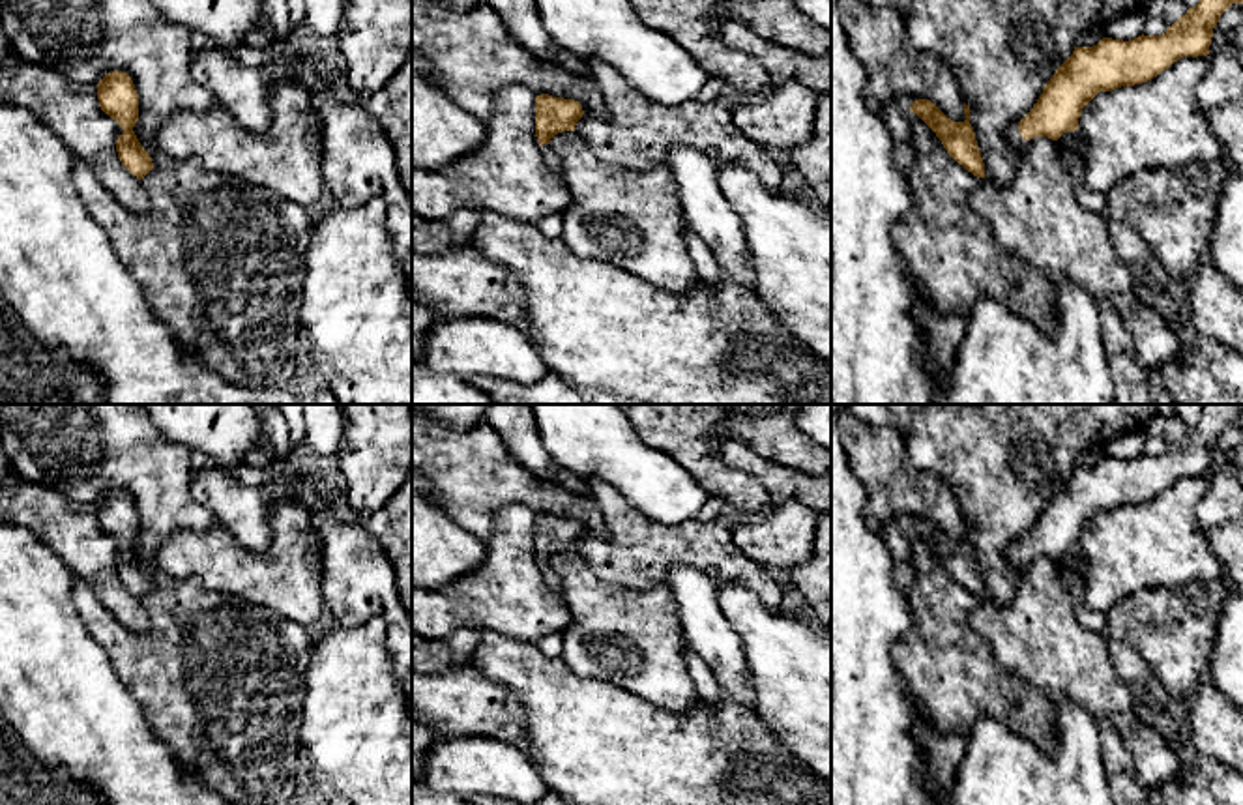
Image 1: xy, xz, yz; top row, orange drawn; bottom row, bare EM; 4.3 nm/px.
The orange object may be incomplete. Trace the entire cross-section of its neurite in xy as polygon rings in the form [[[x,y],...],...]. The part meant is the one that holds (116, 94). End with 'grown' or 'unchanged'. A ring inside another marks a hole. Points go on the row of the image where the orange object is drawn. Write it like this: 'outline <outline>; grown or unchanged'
outline [[[110,71],[97,82],[97,99],[105,114],[118,122],[124,133],[116,140],[122,165],[139,180],[152,168],[150,154],[140,146],[133,127],[139,120],[139,94],[131,77],[124,71]]]; unchanged

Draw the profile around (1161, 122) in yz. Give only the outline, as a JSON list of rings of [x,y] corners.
[[[1183,56],[1148,82],[1099,92],[1082,109],[1076,129],[1086,144],[1084,187],[1104,197],[1118,182],[1144,168],[1221,163],[1224,148],[1196,95],[1207,66],[1207,56]]]

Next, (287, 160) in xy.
[[[292,79],[268,90],[271,122],[264,135],[253,135],[219,103],[206,112],[180,110],[167,118],[154,144],[172,159],[197,157],[210,172],[264,187],[277,197],[309,208],[326,191],[322,178],[322,129],[311,94]]]

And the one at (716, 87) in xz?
[[[709,75],[706,84],[700,88],[696,99],[700,99],[700,101],[713,101],[713,99],[721,97],[726,92],[728,90],[726,90],[724,79]]]

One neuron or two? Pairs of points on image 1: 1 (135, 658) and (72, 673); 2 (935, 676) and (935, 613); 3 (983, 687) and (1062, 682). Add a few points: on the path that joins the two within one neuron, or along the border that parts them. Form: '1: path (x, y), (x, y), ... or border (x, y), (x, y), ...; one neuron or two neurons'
1: border (87, 626), (135, 701); two neurons
2: path (935, 661), (935, 628); one neuron
3: border (994, 656), (1006, 669), (1054, 701); two neurons

